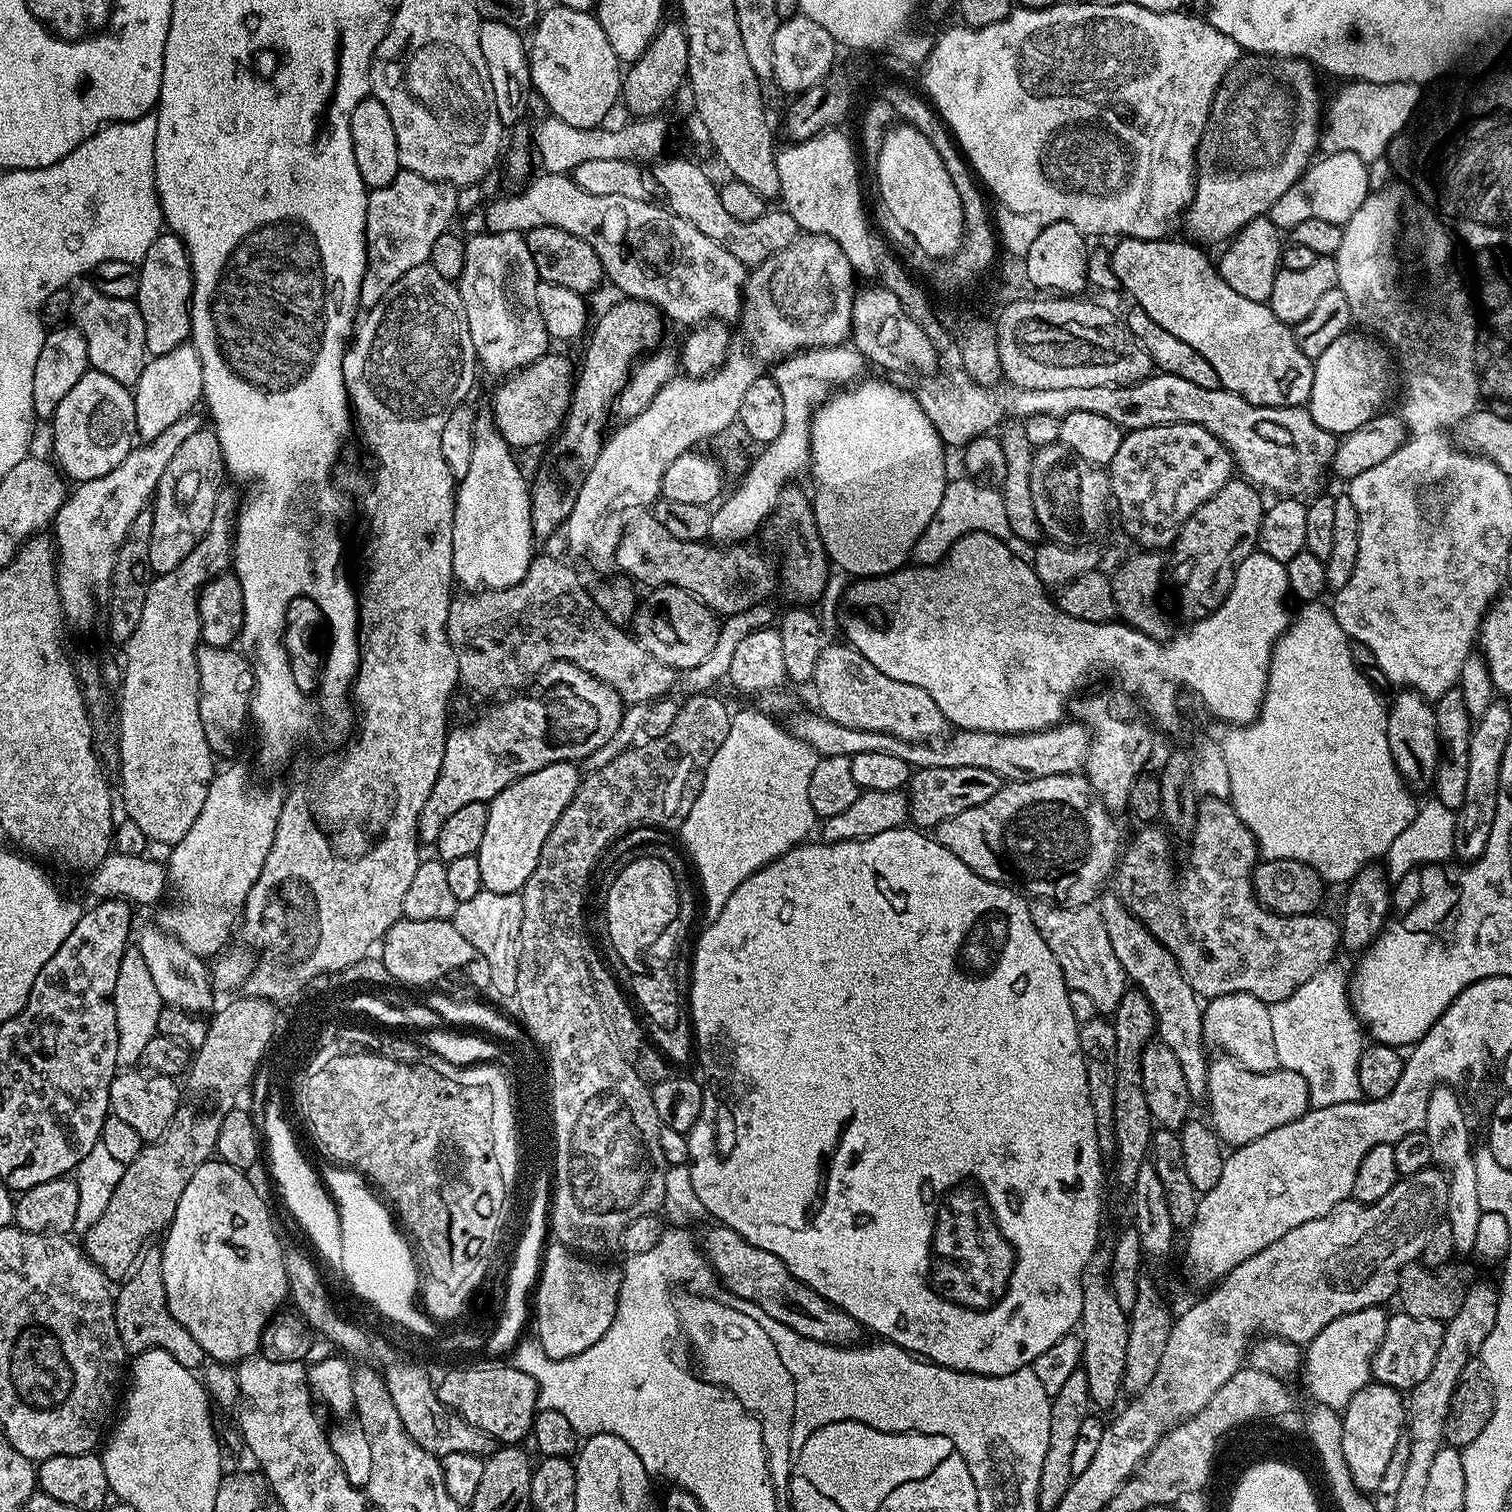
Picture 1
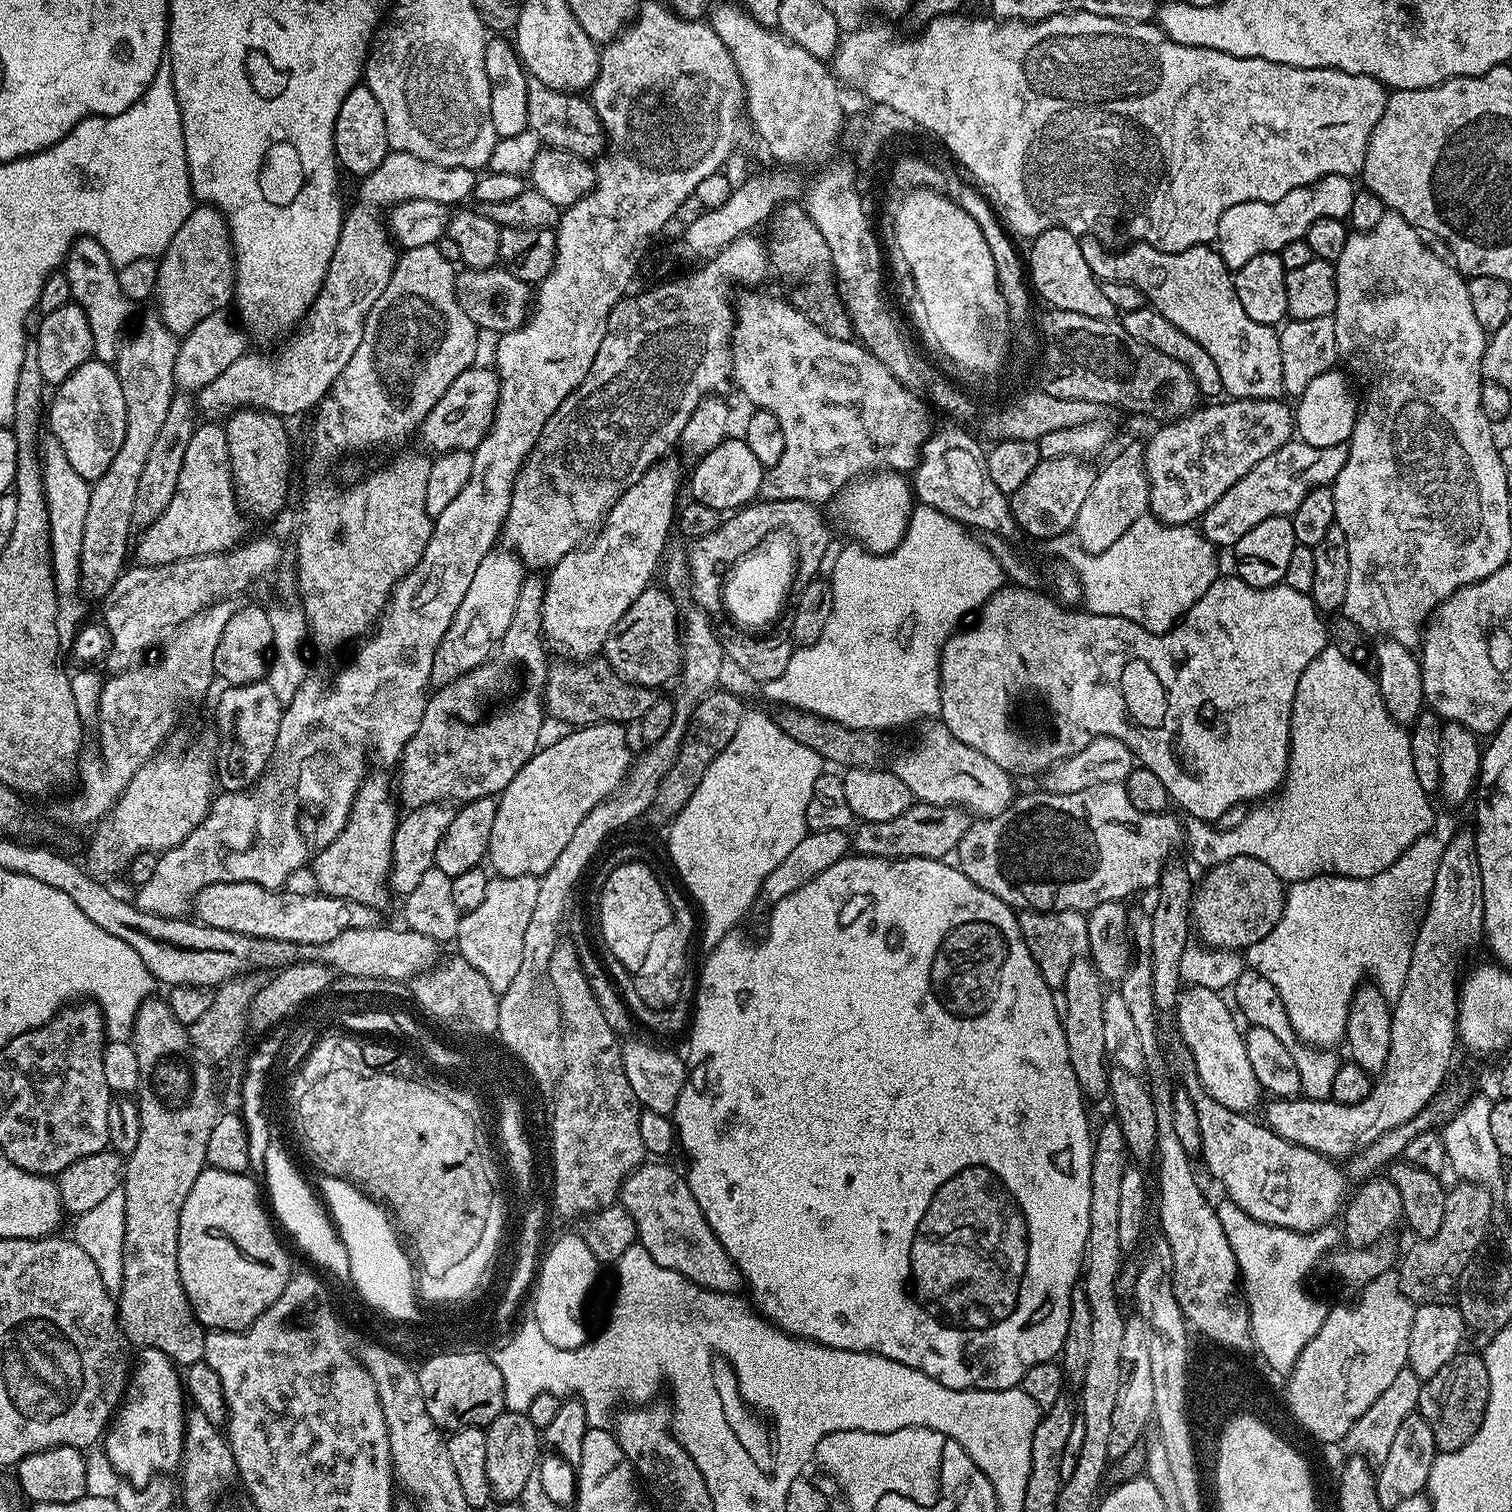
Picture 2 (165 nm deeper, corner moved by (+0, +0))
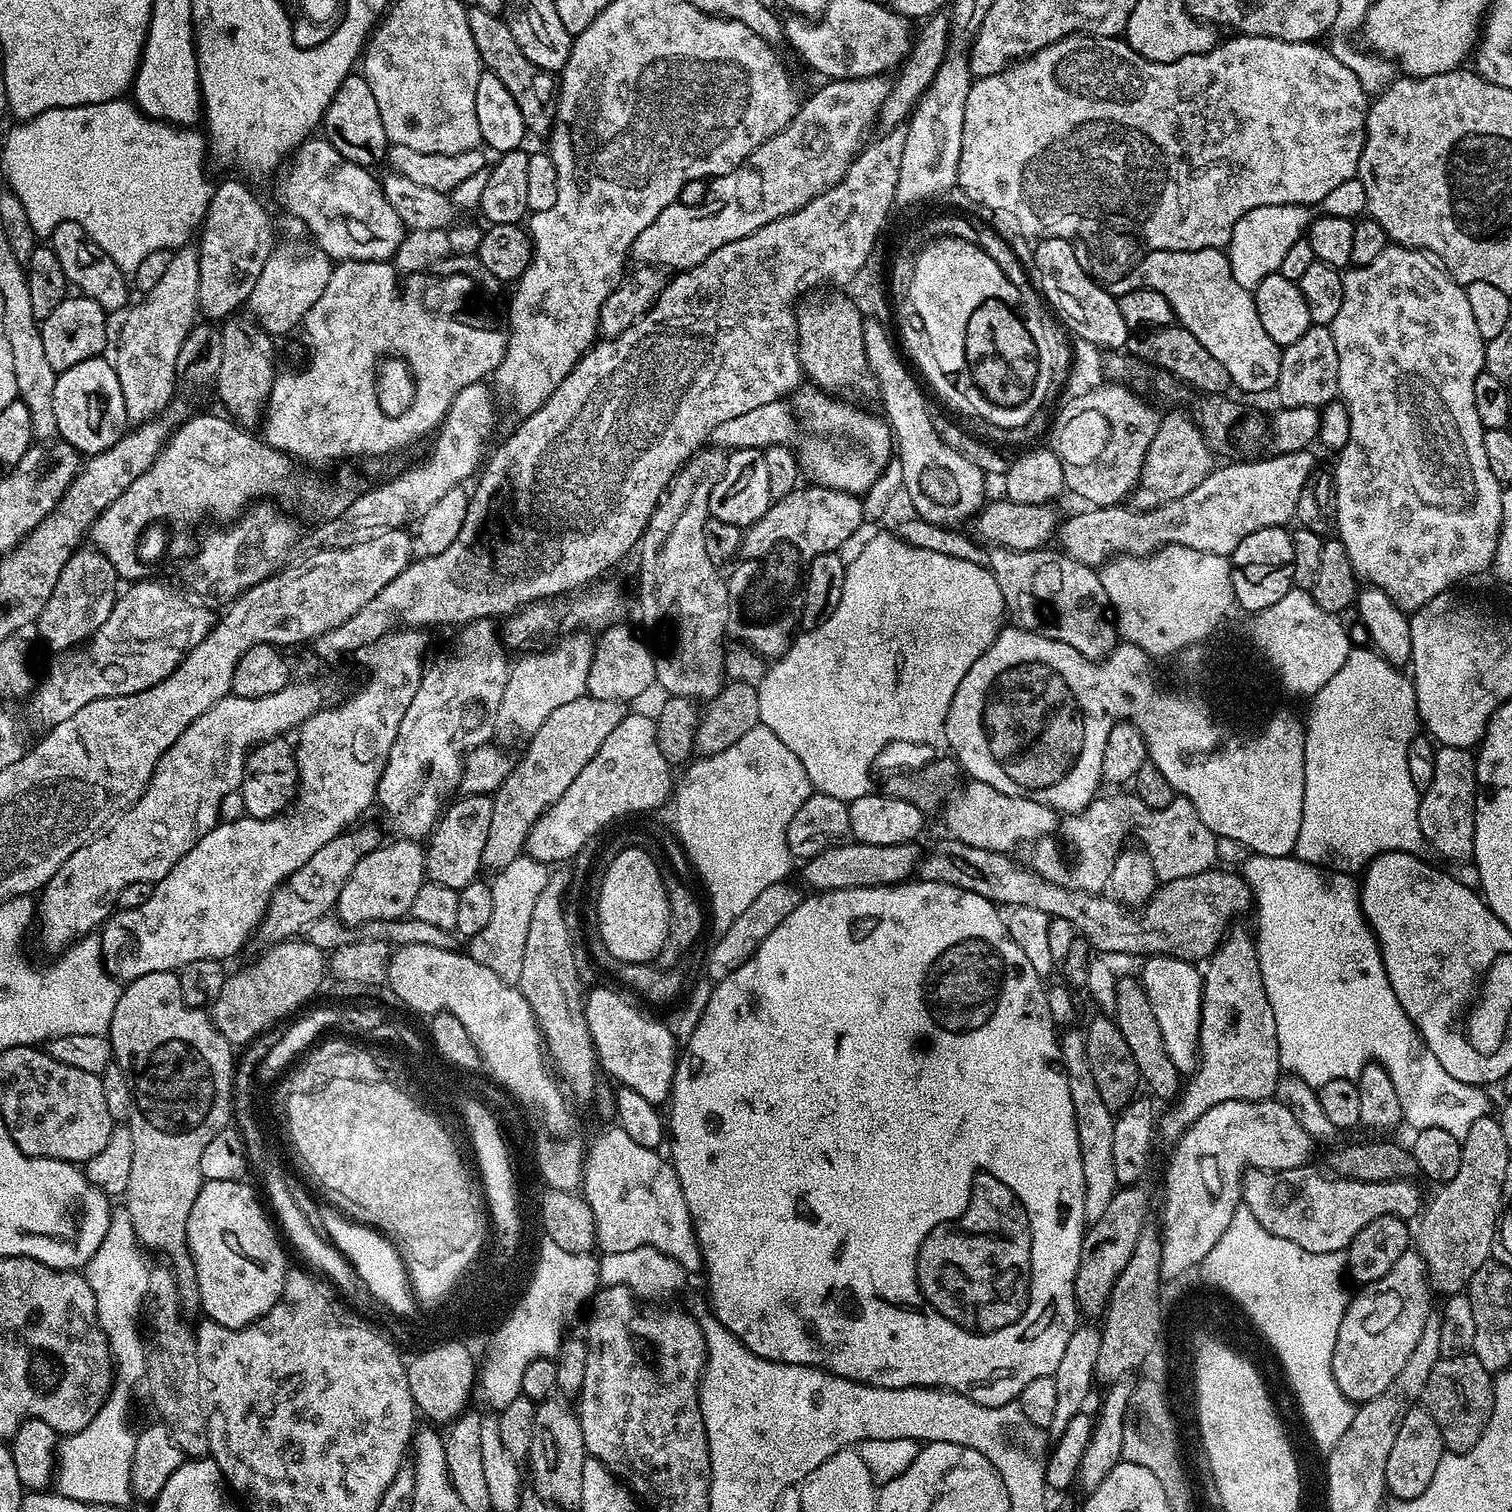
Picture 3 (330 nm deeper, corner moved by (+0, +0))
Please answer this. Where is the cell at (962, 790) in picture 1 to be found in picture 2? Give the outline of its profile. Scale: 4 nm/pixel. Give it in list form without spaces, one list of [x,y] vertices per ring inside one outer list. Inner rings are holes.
[[[913,803],[890,822],[861,823],[854,832],[854,848],[861,856],[883,856],[885,860],[926,858],[944,860],[955,853],[966,830],[974,822],[969,809],[963,806]]]

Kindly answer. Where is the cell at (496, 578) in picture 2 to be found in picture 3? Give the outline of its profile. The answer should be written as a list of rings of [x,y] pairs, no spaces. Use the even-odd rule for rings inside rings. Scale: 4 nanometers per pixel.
[[[488,618],[470,620],[457,631],[460,633],[457,634],[456,645],[452,648],[453,660],[440,660],[437,664],[429,663],[427,667],[425,667],[424,676],[420,680],[420,685],[418,686],[418,694],[414,694],[414,702],[410,702],[410,706],[407,708],[406,714],[402,718],[402,726],[398,726],[398,738],[394,738],[394,746],[390,746],[390,754],[386,758],[386,766],[382,770],[380,781],[375,788],[375,803],[377,805],[380,804],[381,810],[384,811],[385,818],[388,819],[389,826],[396,831],[395,835],[397,837],[420,842],[431,833],[432,829],[436,827],[436,821],[439,820],[442,815],[442,803],[440,804],[440,799],[443,798],[444,794],[450,788],[455,789],[460,783],[460,775],[462,773],[465,753],[480,744],[489,743],[489,741],[493,739],[491,736],[498,732],[498,726],[492,722],[493,713],[498,711],[498,706],[502,702],[502,694],[506,690],[510,660],[507,660],[507,658],[504,657],[504,652],[506,653],[505,645],[502,643],[501,637],[498,635],[497,625],[495,628],[492,624],[495,623]]]

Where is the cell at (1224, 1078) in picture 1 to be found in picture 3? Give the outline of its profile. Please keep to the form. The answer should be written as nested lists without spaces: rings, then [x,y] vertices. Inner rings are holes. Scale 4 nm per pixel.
[[[1152,954],[1145,960],[1148,961],[1145,962],[1144,969],[1138,972],[1138,979],[1158,1018],[1166,1053],[1181,1074],[1191,1074],[1196,1071],[1200,1046],[1200,1007],[1204,993],[1201,969],[1195,963],[1179,960],[1176,956]]]

